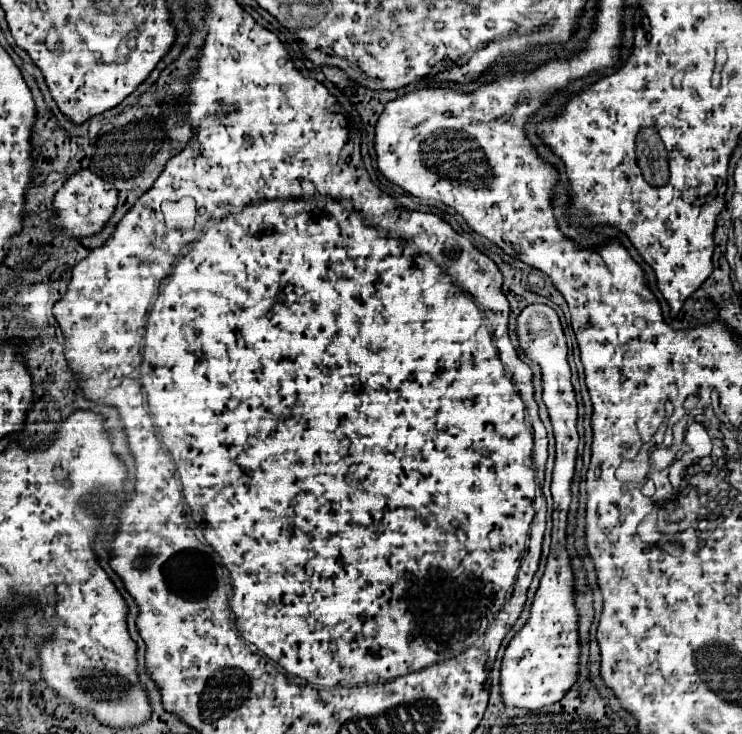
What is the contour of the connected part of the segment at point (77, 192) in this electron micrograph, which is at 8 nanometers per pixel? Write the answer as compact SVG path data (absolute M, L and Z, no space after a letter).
M80 170L74 176L70 176L66 180L66 184L56 192L56 196L54 196L56 218L52 224L54 224L54 228L60 228L68 236L96 234L106 224L110 214L114 212L116 202L118 202L118 192L110 182L104 182L90 170Z

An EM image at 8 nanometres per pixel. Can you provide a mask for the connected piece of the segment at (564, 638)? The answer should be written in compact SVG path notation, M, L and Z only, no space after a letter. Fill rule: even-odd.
M550 554L548 562L546 562L546 572L540 580L538 592L530 606L530 616L528 616L526 624L522 626L522 630L506 646L506 652L504 652L504 658L500 664L500 696L506 706L538 710L538 708L558 702L568 692L568 688L574 684L576 674L578 674L576 664L578 664L580 648L578 648L578 632L576 632L578 614L574 608L572 588L574 588L574 576L570 570L568 554Z

